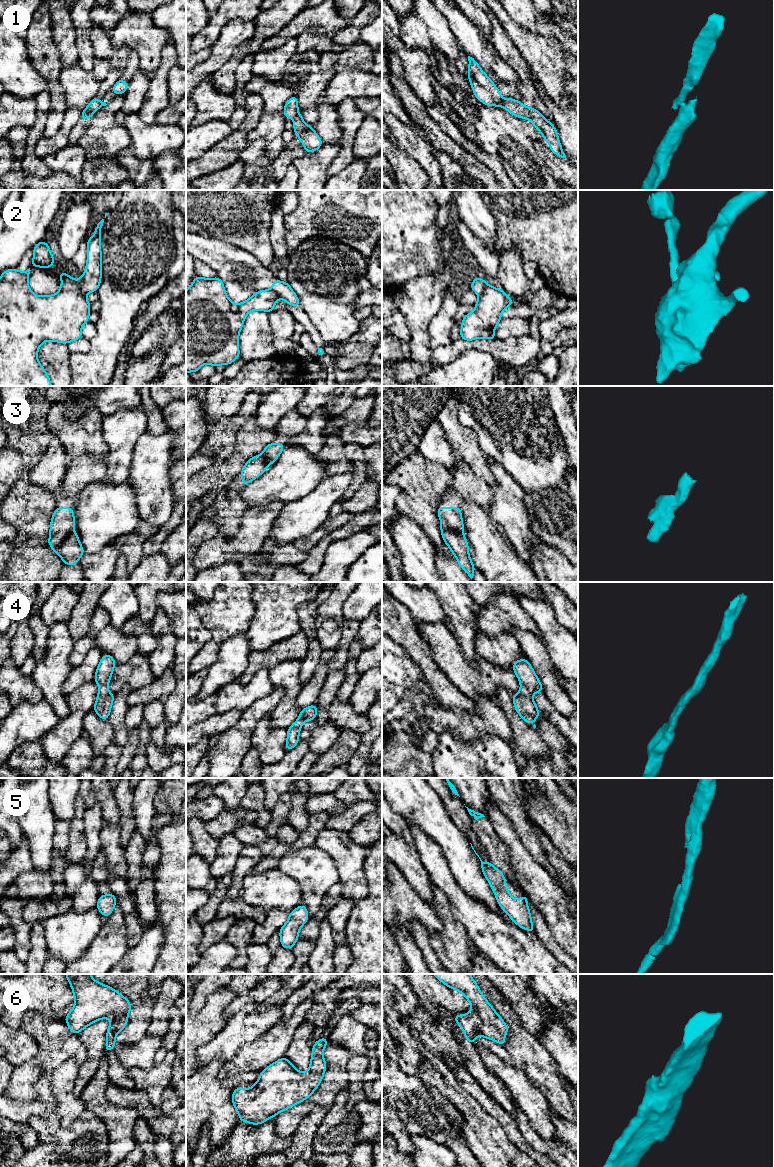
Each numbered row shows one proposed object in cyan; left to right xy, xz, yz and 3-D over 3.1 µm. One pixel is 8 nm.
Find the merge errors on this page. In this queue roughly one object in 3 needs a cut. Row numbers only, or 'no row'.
1, 2, 3, 6

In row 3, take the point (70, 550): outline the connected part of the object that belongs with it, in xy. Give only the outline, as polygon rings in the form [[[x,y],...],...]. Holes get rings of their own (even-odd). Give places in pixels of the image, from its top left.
[[[72,532],[56,548],[54,553],[62,558],[64,565],[75,565],[80,557],[85,553],[80,544],[79,536]]]

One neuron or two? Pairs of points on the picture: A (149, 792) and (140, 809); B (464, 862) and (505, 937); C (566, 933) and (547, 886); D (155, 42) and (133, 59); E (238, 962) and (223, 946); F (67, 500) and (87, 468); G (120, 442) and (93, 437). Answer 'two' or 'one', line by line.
A: one
B: two
C: one
D: two
E: two
F: one
G: two

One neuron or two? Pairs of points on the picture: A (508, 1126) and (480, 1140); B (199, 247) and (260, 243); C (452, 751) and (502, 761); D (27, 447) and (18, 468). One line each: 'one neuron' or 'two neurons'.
A: two neurons
B: two neurons
C: one neuron
D: two neurons

